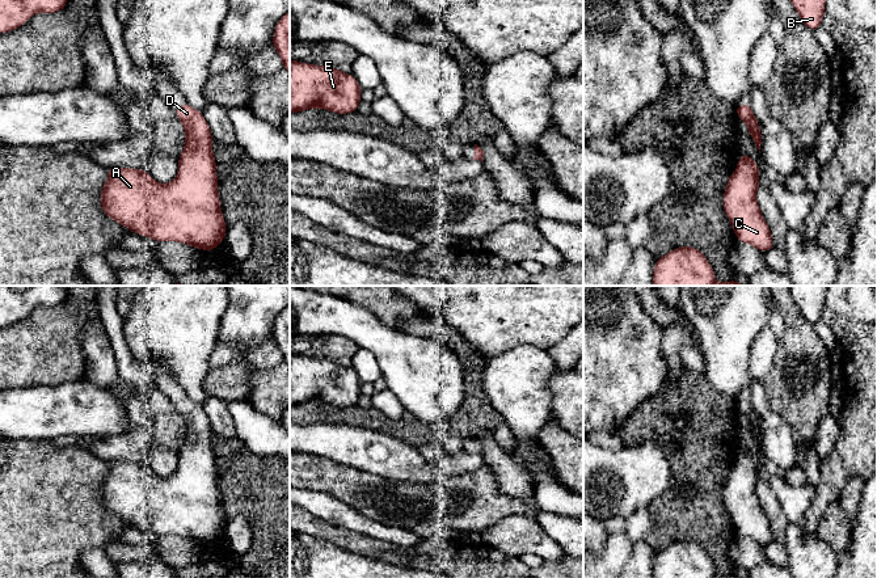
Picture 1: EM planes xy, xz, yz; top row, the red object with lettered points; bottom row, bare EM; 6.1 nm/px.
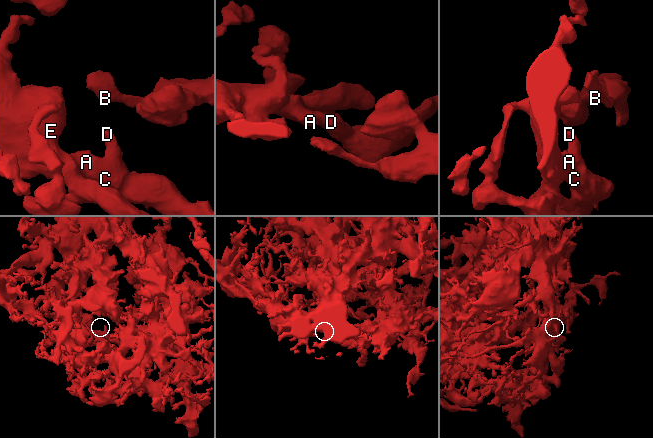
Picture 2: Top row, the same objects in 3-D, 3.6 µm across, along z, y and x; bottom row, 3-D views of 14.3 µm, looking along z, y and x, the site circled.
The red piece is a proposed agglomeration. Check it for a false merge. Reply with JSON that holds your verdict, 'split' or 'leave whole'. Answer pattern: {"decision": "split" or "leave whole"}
{"decision": "leave whole"}

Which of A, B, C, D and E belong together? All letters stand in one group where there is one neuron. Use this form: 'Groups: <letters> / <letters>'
Groups: A B C D E

